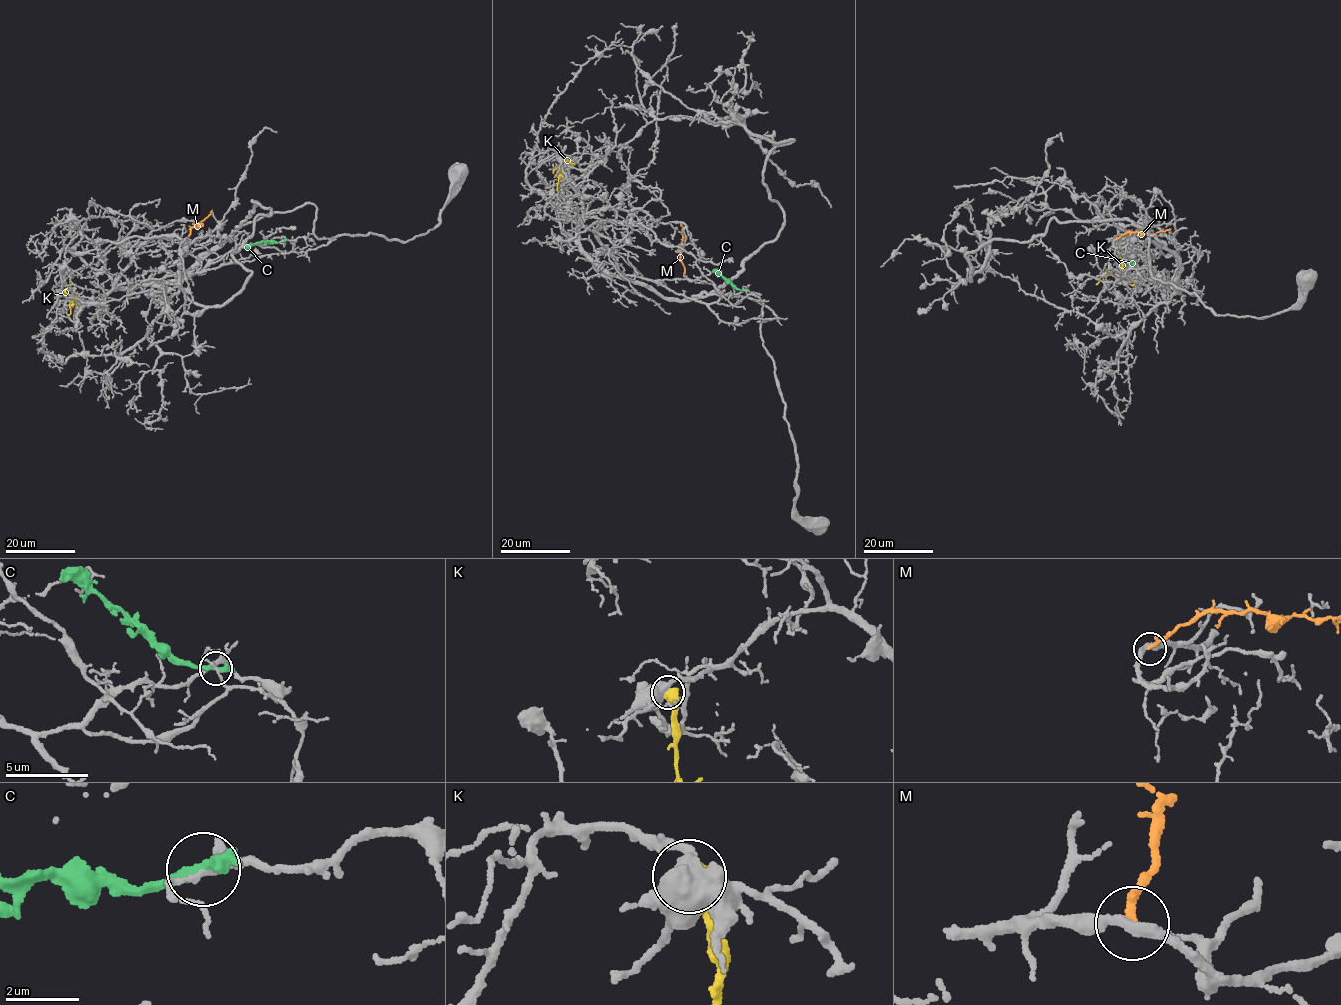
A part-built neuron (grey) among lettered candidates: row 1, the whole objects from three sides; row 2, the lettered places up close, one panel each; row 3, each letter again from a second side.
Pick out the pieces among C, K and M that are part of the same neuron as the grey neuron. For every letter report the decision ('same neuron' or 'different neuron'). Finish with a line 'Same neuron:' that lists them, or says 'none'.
C: different neuron
K: different neuron
M: different neuron
Same neuron: none

